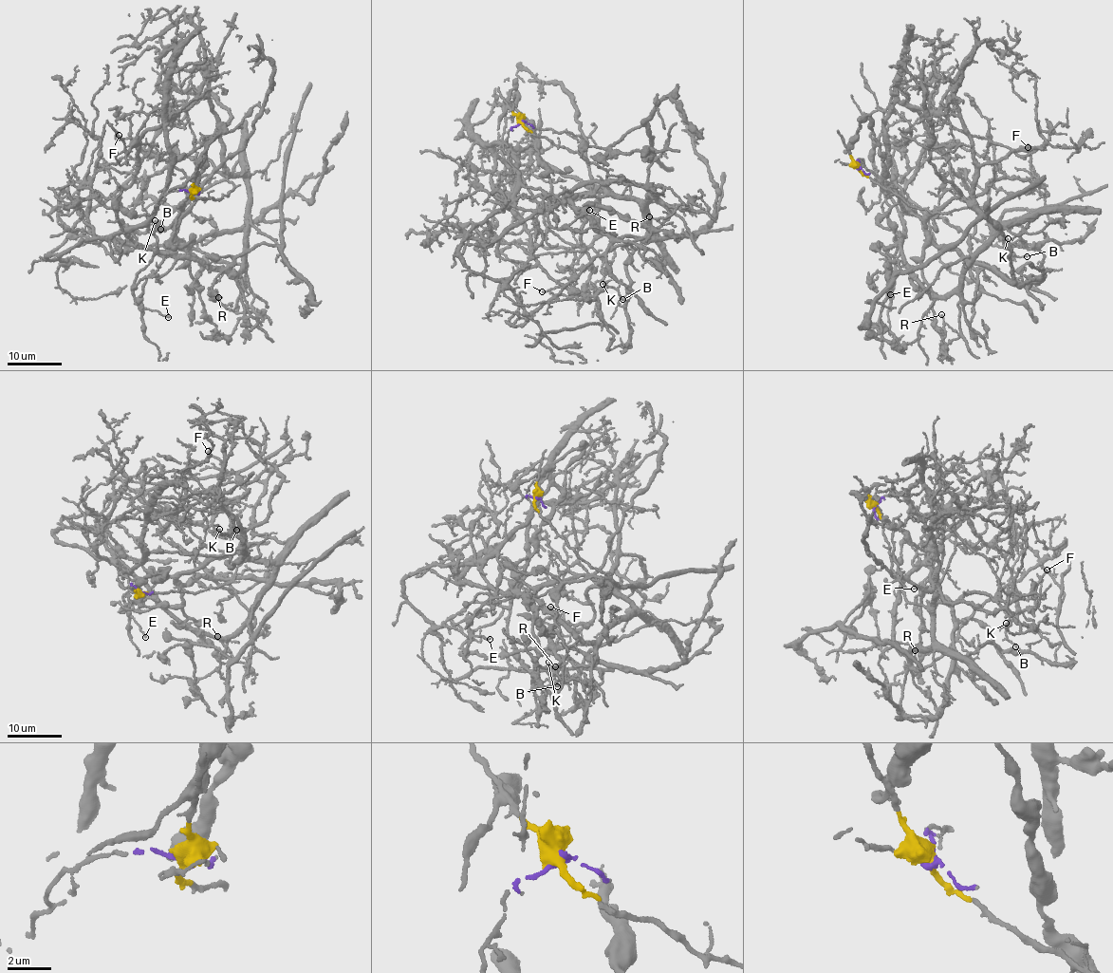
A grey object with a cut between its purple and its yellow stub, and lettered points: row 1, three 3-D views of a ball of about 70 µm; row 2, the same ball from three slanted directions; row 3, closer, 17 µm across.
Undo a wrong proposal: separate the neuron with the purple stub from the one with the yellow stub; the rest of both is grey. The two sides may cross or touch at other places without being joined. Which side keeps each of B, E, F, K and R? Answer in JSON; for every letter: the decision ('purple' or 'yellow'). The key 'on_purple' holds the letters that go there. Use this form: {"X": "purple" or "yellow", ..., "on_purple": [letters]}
{"B": "purple", "E": "purple", "F": "yellow", "K": "purple", "R": "yellow", "on_purple": ["B", "E", "K"]}

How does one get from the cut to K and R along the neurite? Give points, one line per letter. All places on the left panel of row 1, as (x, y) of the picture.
K: (193, 193), (175, 190), (155, 210), (170, 145), (165, 124), (143, 133), (117, 213), (138, 233), (154, 220)
R: (193, 192), (194, 199), (220, 199), (232, 189), (228, 176), (245, 177), (252, 311), (235, 312), (217, 297)

